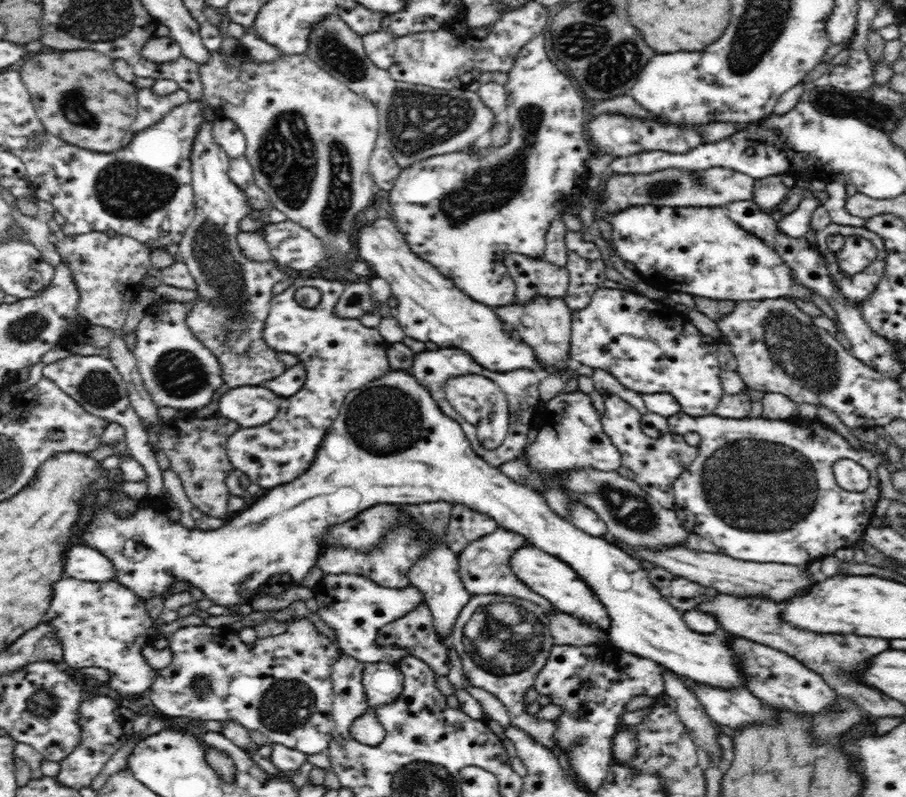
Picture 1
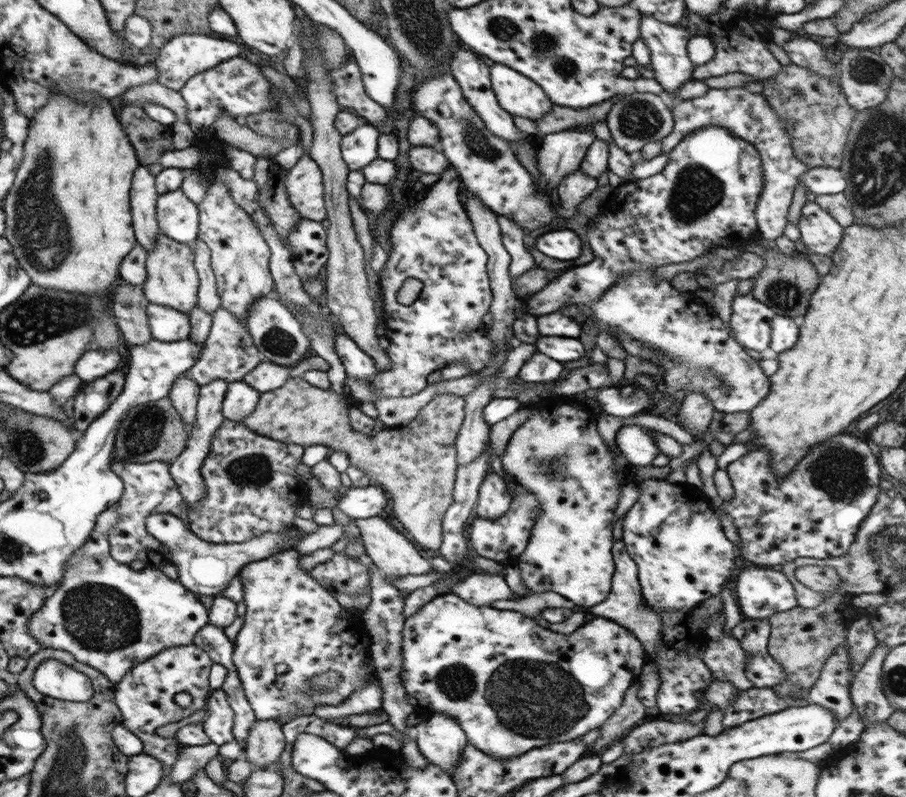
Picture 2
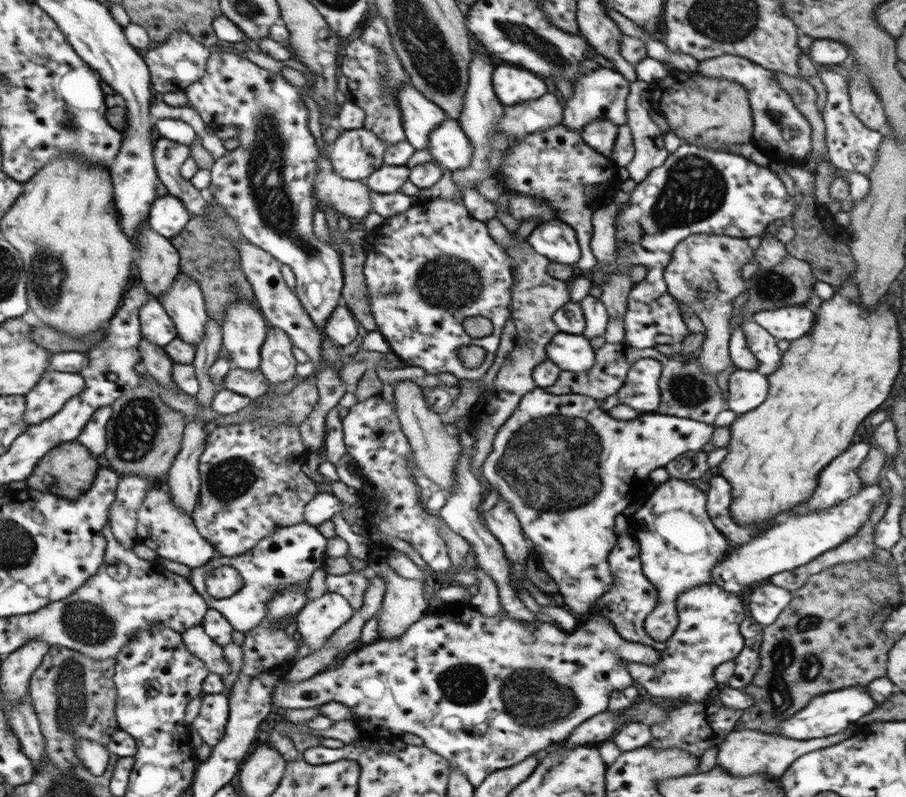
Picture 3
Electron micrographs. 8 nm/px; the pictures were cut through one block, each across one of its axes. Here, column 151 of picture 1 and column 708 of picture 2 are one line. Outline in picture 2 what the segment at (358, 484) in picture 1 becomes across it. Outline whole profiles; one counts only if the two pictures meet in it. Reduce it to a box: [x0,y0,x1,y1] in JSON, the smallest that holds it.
[621,478,738,610]

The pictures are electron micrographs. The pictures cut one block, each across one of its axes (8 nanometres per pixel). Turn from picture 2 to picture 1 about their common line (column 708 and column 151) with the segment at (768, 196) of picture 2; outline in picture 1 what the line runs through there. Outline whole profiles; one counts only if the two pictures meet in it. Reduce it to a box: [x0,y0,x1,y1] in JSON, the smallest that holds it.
[131,88,188,134]

